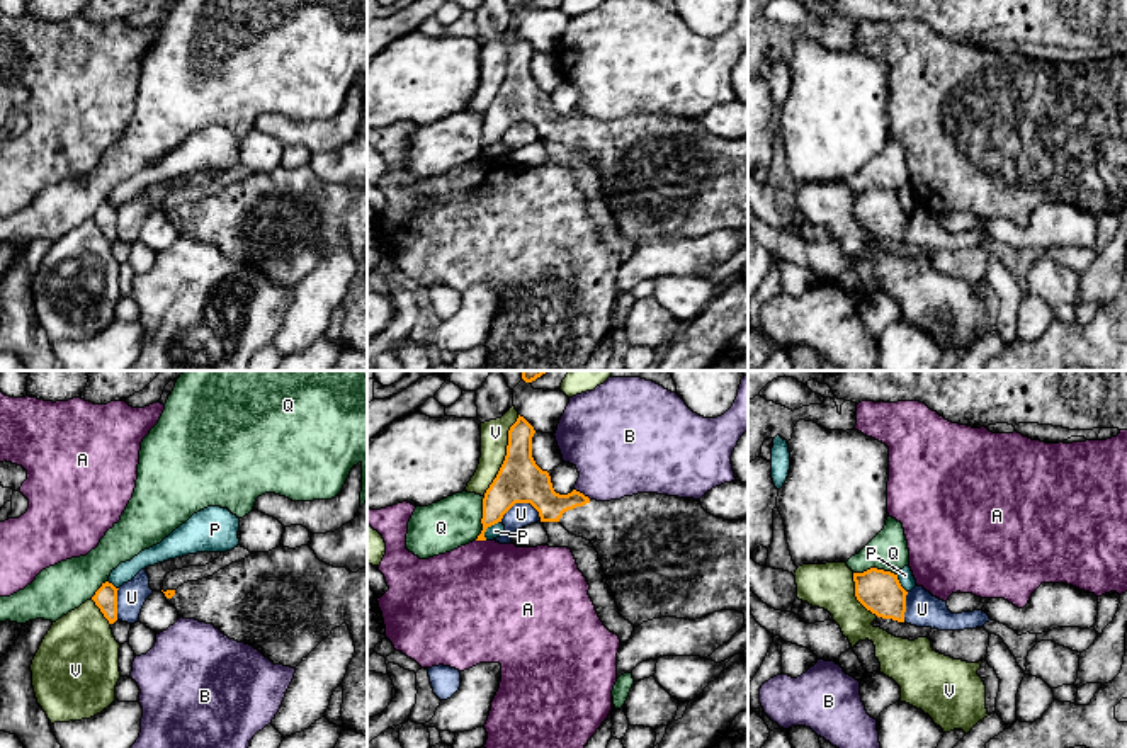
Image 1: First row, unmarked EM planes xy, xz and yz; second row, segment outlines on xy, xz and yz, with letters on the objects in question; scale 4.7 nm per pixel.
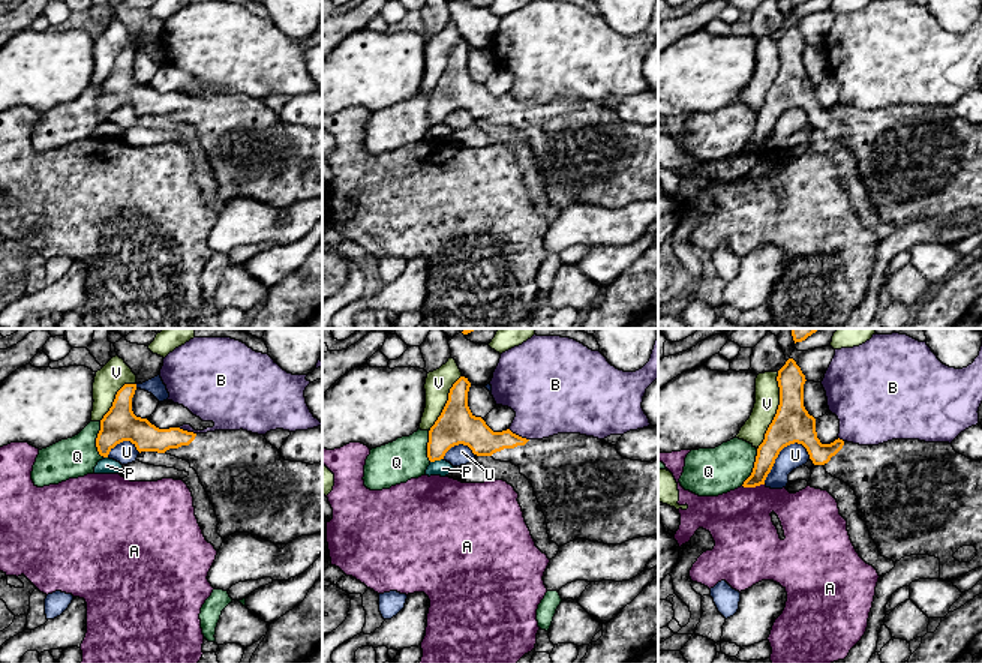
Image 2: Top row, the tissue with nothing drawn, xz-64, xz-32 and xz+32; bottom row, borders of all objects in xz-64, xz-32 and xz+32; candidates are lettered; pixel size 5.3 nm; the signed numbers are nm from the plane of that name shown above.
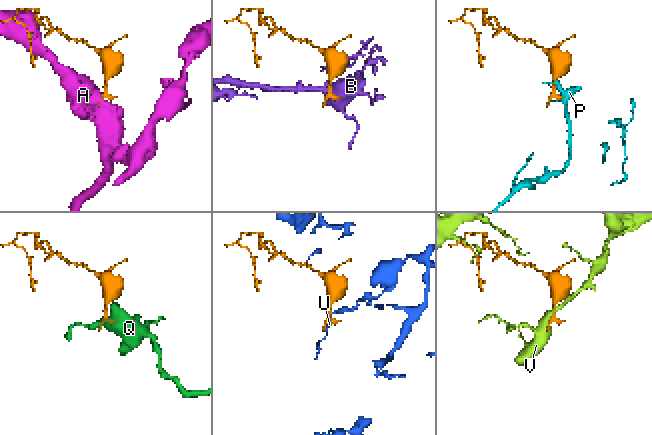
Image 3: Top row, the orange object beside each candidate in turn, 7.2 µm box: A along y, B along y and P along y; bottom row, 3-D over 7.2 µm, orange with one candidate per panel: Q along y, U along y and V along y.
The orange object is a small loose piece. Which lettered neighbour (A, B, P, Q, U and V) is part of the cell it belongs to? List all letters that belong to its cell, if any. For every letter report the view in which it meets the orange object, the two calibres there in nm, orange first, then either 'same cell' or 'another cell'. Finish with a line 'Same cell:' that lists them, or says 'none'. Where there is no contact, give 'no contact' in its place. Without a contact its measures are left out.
A: xz | 150/480 nm | another cell
B: xz | 180/400 nm | another cell
P: xz | 200/70 nm | another cell
Q: xz | 200/240 nm | another cell
U: xz | 220/110 nm | another cell
V: xz | 220/130 nm | another cell
Same cell: none

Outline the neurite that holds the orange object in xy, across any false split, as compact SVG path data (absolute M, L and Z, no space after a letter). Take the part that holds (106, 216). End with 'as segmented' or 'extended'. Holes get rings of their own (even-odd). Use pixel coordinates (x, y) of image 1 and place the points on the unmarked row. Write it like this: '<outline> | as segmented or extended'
M105 201L92 216L109 243L117 240L117 209L119 207L116 207L112 202Z | as segmented

